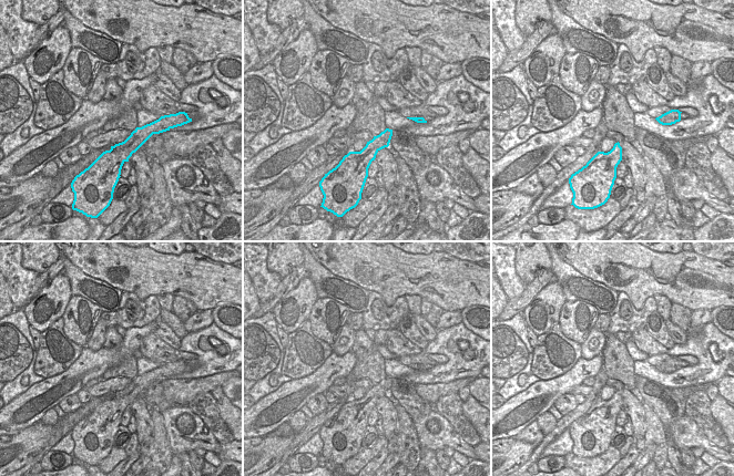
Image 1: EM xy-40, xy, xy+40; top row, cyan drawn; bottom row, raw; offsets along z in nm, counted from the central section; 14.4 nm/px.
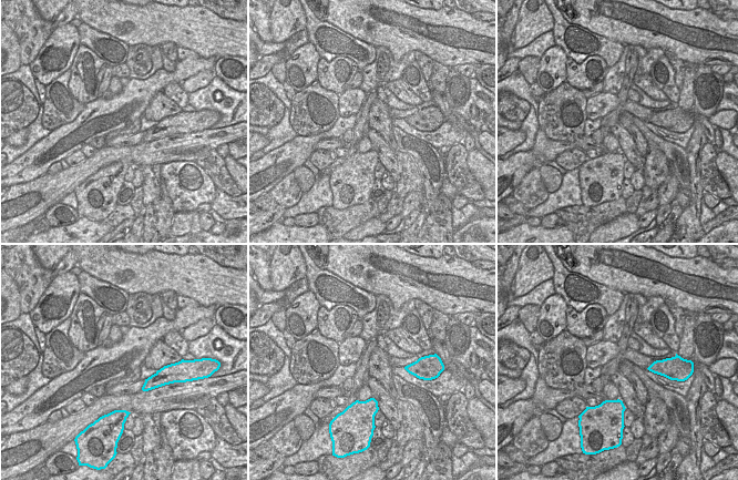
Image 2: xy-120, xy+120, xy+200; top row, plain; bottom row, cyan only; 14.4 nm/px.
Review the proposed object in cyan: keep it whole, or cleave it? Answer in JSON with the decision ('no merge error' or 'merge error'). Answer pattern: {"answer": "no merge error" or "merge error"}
{"answer": "no merge error"}

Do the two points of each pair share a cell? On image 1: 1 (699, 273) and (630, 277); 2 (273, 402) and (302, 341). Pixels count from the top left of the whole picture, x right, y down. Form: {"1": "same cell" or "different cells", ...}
{"1": "same cell", "2": "different cells"}

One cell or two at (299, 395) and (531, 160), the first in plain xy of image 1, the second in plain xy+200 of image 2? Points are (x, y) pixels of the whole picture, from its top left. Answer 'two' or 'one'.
one

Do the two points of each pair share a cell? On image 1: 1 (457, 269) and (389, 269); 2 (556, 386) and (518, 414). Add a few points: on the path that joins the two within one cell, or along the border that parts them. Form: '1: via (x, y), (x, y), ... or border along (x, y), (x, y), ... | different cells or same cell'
1: via (440, 269), (406, 269) | same cell
2: via (547, 391), (527, 406) | same cell

